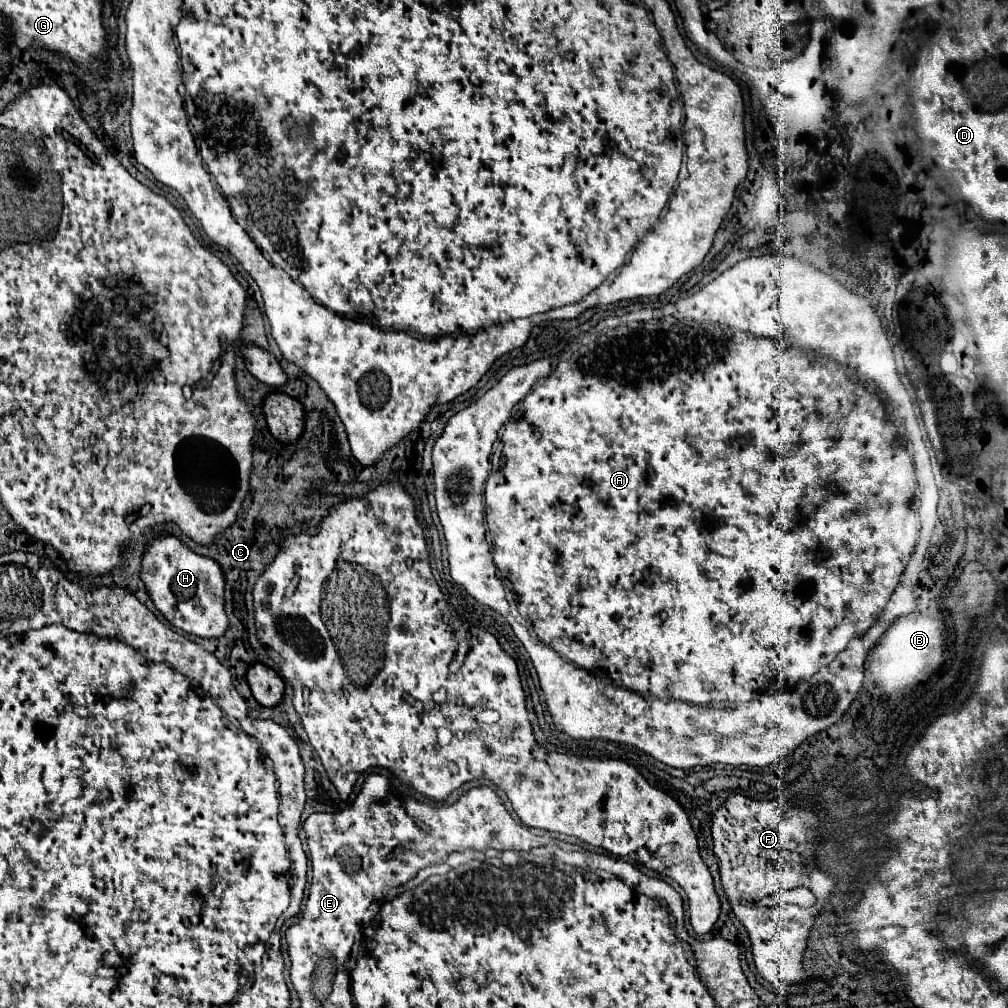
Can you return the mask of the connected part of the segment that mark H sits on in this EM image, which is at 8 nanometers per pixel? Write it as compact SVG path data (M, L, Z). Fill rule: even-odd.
M157 538L153 540L143 554L141 580L147 586L151 600L157 610L179 630L195 634L199 638L221 638L229 620L225 614L225 580L219 564L211 558L203 558L183 546L177 538Z

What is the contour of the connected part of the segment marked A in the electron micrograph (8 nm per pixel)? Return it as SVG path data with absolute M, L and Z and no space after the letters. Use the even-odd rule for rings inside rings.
M765 254L765 256L751 256L751 258L747 258L747 260L741 260L741 262L739 262L739 264L735 264L735 266L733 266L733 268L729 268L729 270L727 270L727 272L723 272L723 274L721 274L721 276L719 276L719 278L717 278L717 280L713 280L713 282L709 282L709 284L707 284L707 286L703 286L703 288L701 288L701 290L699 290L699 292L697 292L697 294L693 294L693 296L691 296L691 298L685 298L685 300L679 300L679 302L675 302L675 303L668 303L668 304L666 304L666 305L664 305L664 306L663 306L663 307L661 307L661 308L657 308L657 309L655 309L655 310L649 310L649 309L648 309L648 308L641 308L641 309L639 309L639 310L636 310L636 311L632 311L632 312L629 312L629 313L626 313L626 314L624 314L624 315L622 315L622 316L621 316L621 317L620 317L620 316L610 316L610 317L608 317L608 318L605 318L605 319L603 319L603 320L601 320L601 322L599 322L599 328L597 328L597 326L595 326L595 328L591 328L591 330L589 330L589 332L587 332L587 334L583 334L583 338L581 338L581 342L577 342L577 344L569 344L569 346L567 346L567 348L565 348L565 350L563 350L563 352L561 352L561 356L559 356L559 362L557 362L557 366L555 366L555 368L553 368L553 370L551 370L551 362L549 362L549 358L541 358L541 360L535 360L535 362L531 362L531 364L525 364L525 366L515 366L515 368L511 368L511 370L509 370L509 372L507 372L507 374L505 374L505 376L503 376L503 378L501 378L501 380L499 380L499 382L497 382L497 384L495 384L495 386L493 386L493 388L491 388L491 390L489 390L489 392L485 392L485 394L483 394L483 396L481 396L481 398L479 398L479 400L477 400L477 402L475 402L475 404L471 404L471 406L469 406L469 408L463 408L463 410L461 410L461 412L457 412L457 414L455 414L455 416L451 416L451 420L449 420L449 422L447 422L447 426L445 426L445 430L443 430L443 434L441 434L441 436L439 436L439 438L437 438L437 442L435 442L435 446L433 446L433 476L435 476L435 488L437 488L437 490L435 490L435 500L437 500L437 514L439 514L439 520L441 520L441 526L443 526L443 534L445 534L445 540L447 540L447 550L449 550L449 566L451 566L451 578L453 578L453 580L455 580L455 584L459 584L459 586L461 586L461 588L463 588L463 590L465 590L465 592L467 592L467 594L471 594L471 596L473 596L473 598L475 598L475 600L477 600L477 602L481 602L481 604L483 604L483 606L489 606L489 608L493 608L493 610L495 610L495 612L499 612L499 614L501 614L501 616L503 616L503 618L505 618L505 620L507 620L507 622L509 622L509 624L511 624L511 628L513 628L513 632L515 632L515 636L517 636L517 638L519 638L519 640L521 640L521 644L523 644L523 646L525 646L525 648L527 648L527 652L529 652L529 656L531 656L531 662L533 662L533 664L535 664L535 670L537 670L537 674L539 674L539 682L541 682L541 688L543 688L543 694L545 694L545 702L547 702L547 708L549 708L549 714L551 714L551 718L553 718L553 724L555 724L555 728L557 728L557 730L559 730L559 732L561 732L561 734L567 734L567 736L571 736L571 738L575 738L575 740L609 740L609 742L619 742L619 744L627 744L627 746L635 746L635 748L639 748L639 750L641 750L641 752L647 752L647 754L649 754L649 756L653 756L653 758L657 758L657 760L659 760L659 762L663 762L663 764L667 764L667 766L671 766L671 768L683 768L683 770L687 770L687 768L693 768L693 766L709 766L709 764L715 764L715 762L721 762L721 764L733 764L733 766L741 766L741 764L745 764L745 766L758 766L758 767L761 767L761 768L762 768L762 767L764 767L764 766L768 766L768 765L770 765L770 764L771 764L771 763L773 763L773 762L777 762L777 761L779 761L779 760L780 760L780 759L781 759L781 758L783 758L783 756L787 756L787 754L789 754L789 752L791 752L791 750L795 750L795 748L797 748L797 746L799 746L799 744L801 744L801 742L805 742L805 740L807 740L807 738L809 738L809 736L815 736L815 734L819 734L819 732L823 732L823 730L827 730L827 728L829 728L829 726L833 726L833 724L835 724L835 722L837 722L837 720L839 720L839 718L841 718L841 716L843 716L843 714L845 714L845 712L847 712L847 708L849 708L849 704L851 704L851 702L853 702L853 700L855 700L855 696L857 696L857 692L859 692L859 690L861 690L861 682L863 682L863 670L865 670L865 666L863 666L863 664L865 664L865 654L867 654L867 650L869 650L869 648L871 648L871 646L875 646L875 644L877 644L877 640L879 640L879 638L881 638L881 636L883 636L883 634L885 634L885 630L887 630L887 628L889 628L889 624L893 624L893 622L895 622L895 620L897 620L897 618L899 618L899 616L903 616L903 614L909 614L909 612L913 612L913 610L915 610L915 598L913 598L913 590L911 590L911 584L899 584L899 580L901 580L901 574L903 574L903 570L905 570L905 566L907 566L907 562L909 562L909 558L911 558L911 554L913 554L913 548L915 548L915 544L917 544L917 532L915 532L915 528L911 528L911 526L905 526L905 516L907 516L907 512L909 512L909 508L911 508L911 502L913 502L913 496L915 496L915 488L917 488L917 478L915 478L915 468L917 468L917 476L919 476L919 488L921 488L921 508L919 508L919 514L921 514L921 520L937 520L937 516L935 516L935 508L937 508L937 488L935 488L935 484L933 484L933 476L931 476L931 464L929 464L929 456L915 456L915 466L913 466L913 454L911 454L911 450L909 450L909 448L907 448L907 444L905 444L905 442L901 442L901 440L899 440L899 436L897 436L897 428L895 428L895 424L893 424L893 422L891 422L891 420L889 420L889 414L887 414L887 410L885 410L885 406L883 406L883 402L881 402L881 398L879 398L879 394L877 394L877 388L875 388L875 384L867 384L867 382L861 382L861 380L859 380L859 378L857 378L857 374L855 374L855 372L853 372L853 370L849 370L849 368L847 368L847 366L849 366L849 368L855 368L855 370L857 370L857 374L859 374L859 376L861 376L861 378L869 378L869 380L873 380L873 382L875 382L875 384L877 384L877 388L881 388L881 390L885 390L885 392L887 392L887 394L889 394L889 398L893 398L893 400L895 400L895 402L897 402L897 400L909 400L909 398L907 398L907 392L905 392L905 388L903 388L903 386L901 386L901 382L899 382L899 376L897 376L897 370L895 370L895 356L893 356L893 350L891 350L891 344L889 344L889 338L887 338L887 334L885 334L885 330L883 330L883 326L881 326L881 320L879 320L879 316L877 316L877 314L875 314L875 310L873 310L873 308L871 308L871 304L869 304L869 300L867 300L867 298L863 298L863 296L857 296L857 294L853 294L853 292L849 292L849 290L847 290L847 288L845 288L845 286L841 286L841 284L839 284L839 282L837 282L837 280L835 280L835 278L833 278L833 276L829 276L829 274L825 274L825 272L821 272L821 270L817 270L817 268L813 268L813 266L811 266L811 264L805 264L805 262L801 262L801 260L797 260L797 258L787 258L787 256L773 256L773 254ZM541 378L545 378L545 382L541 382L541 384L539 384L539 386L535 386L535 388L533 388L533 384L535 384L535 382L537 382L537 380L541 380ZM497 436L499 436L499 442L497 442L497 450L495 450L495 462L497 462L497 464L495 464L495 468L493 468L493 472L491 472L491 474L489 474L489 470L490 470L490 467L491 467L491 465L490 465L490 460L489 460L489 458L490 458L490 456L491 456L491 448L493 448L493 442L495 442L495 440L497 440ZM485 478L487 478L487 486L485 486L485 504L487 504L487 526L489 526L489 544L491 544L491 548L493 548L493 560L495 560L495 562L493 562L493 560L491 560L491 548L489 548L489 544L487 544L487 540L485 540L485 508L483 508L483 484L485 484ZM505 592L506 592L506 596L507 596L507 597L511 597L511 598L512 598L512 597L513 597L513 598L514 598L514 600L510 600L510 602L514 602L514 603L510 603L510 607L511 607L511 610L512 610L512 611L513 611L513 613L512 613L512 614L513 614L513 615L514 615L514 617L515 617L515 618L516 618L516 620L515 620L515 618L513 618L513 616L511 616L511 612L509 612L509 602L507 602L507 600L505 600ZM855 636L861 636L861 638L857 638L857 644L859 644L859 646L855 646L855 648L851 648L851 650L847 650L847 652L843 652L843 650L845 650L845 648L847 648L847 644L849 644L849 640L851 640L851 638L855 638ZM635 692L639 692L639 694L643 694L643 696L651 696L651 698L673 698L673 700L667 700L667 702L665 702L665 700L647 700L647 698L643 698L643 696L639 696L639 694L635 694Z

